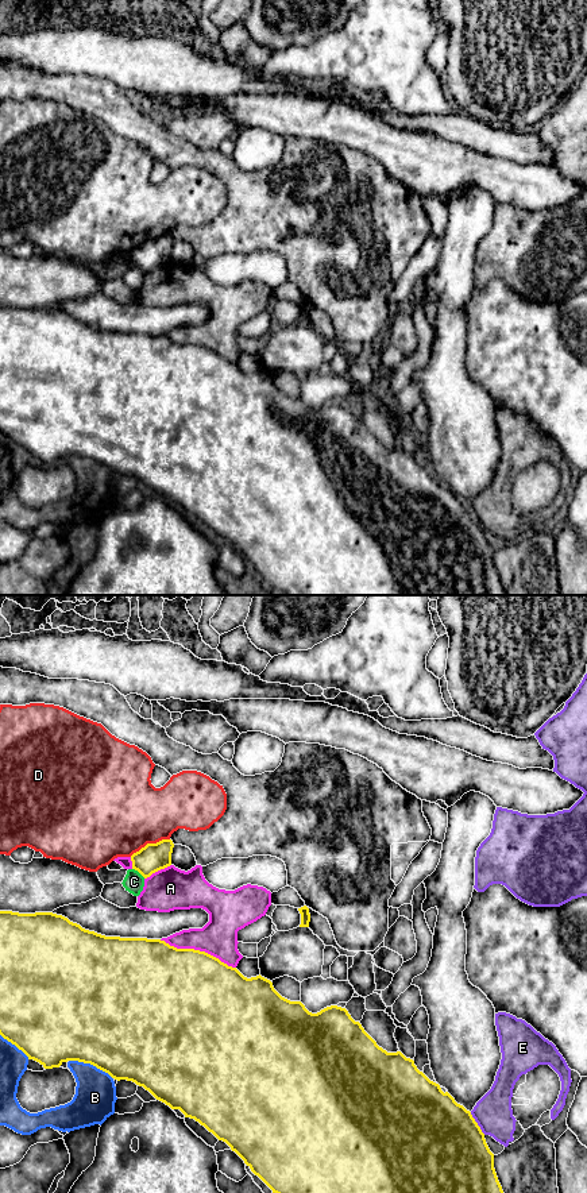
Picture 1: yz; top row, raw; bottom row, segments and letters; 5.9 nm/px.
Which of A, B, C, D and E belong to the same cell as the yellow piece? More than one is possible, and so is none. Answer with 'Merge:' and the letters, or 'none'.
Merge: none

